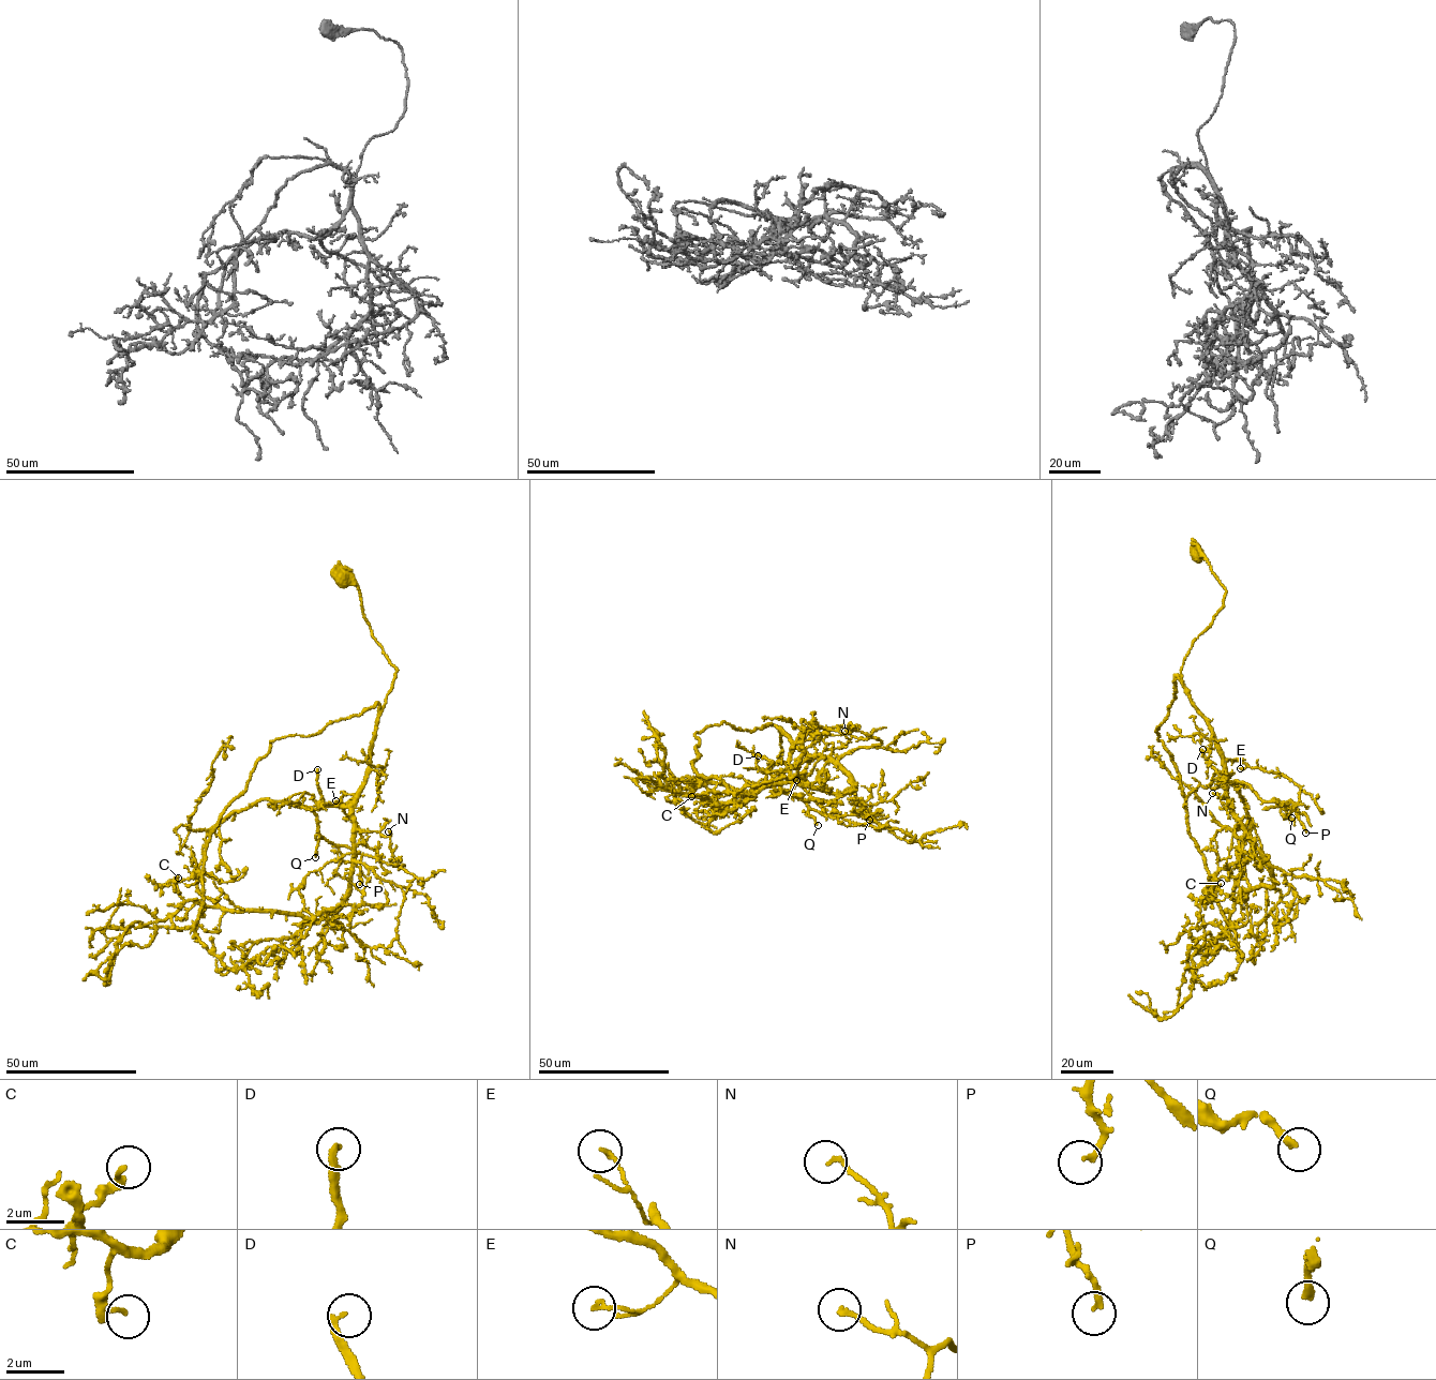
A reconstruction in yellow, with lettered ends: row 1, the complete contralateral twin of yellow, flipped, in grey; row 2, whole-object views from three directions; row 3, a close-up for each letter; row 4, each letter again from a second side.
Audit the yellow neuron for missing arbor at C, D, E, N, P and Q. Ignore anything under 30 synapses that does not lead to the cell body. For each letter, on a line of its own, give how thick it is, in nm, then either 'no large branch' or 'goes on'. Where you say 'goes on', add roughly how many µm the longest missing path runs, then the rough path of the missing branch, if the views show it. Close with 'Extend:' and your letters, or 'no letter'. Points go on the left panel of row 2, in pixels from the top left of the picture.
C: 130 nm | no large branch
D: 190 nm | goes on | 60 µm | (317, 769), (323, 745), (331, 732), (322, 724), (299, 719), (272, 702), (256, 709)
E: 120 nm | no large branch
N: 140 nm | goes on | 35 µm | (388, 831), (390, 814), (414, 816), (432, 812), (440, 815)
P: 190 nm | no large branch
Q: 240 nm | goes on | 40 µm | (315, 857), (289, 870), (273, 872), (266, 890), (271, 905)
Extend: D, N, Q

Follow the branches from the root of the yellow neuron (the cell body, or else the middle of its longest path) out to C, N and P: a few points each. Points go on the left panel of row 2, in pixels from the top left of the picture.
C: (342, 581), (398, 671), (353, 806), (342, 904), (315, 920), (228, 911), (199, 891), (203, 876), (178, 878)
N: (342, 581), (357, 588), (371, 634), (398, 671), (352, 812), (357, 829), (389, 837), (388, 831)
P: (342, 581), (357, 588), (371, 634), (398, 671), (358, 797), (312, 810), (322, 837), (360, 855), (359, 884)

